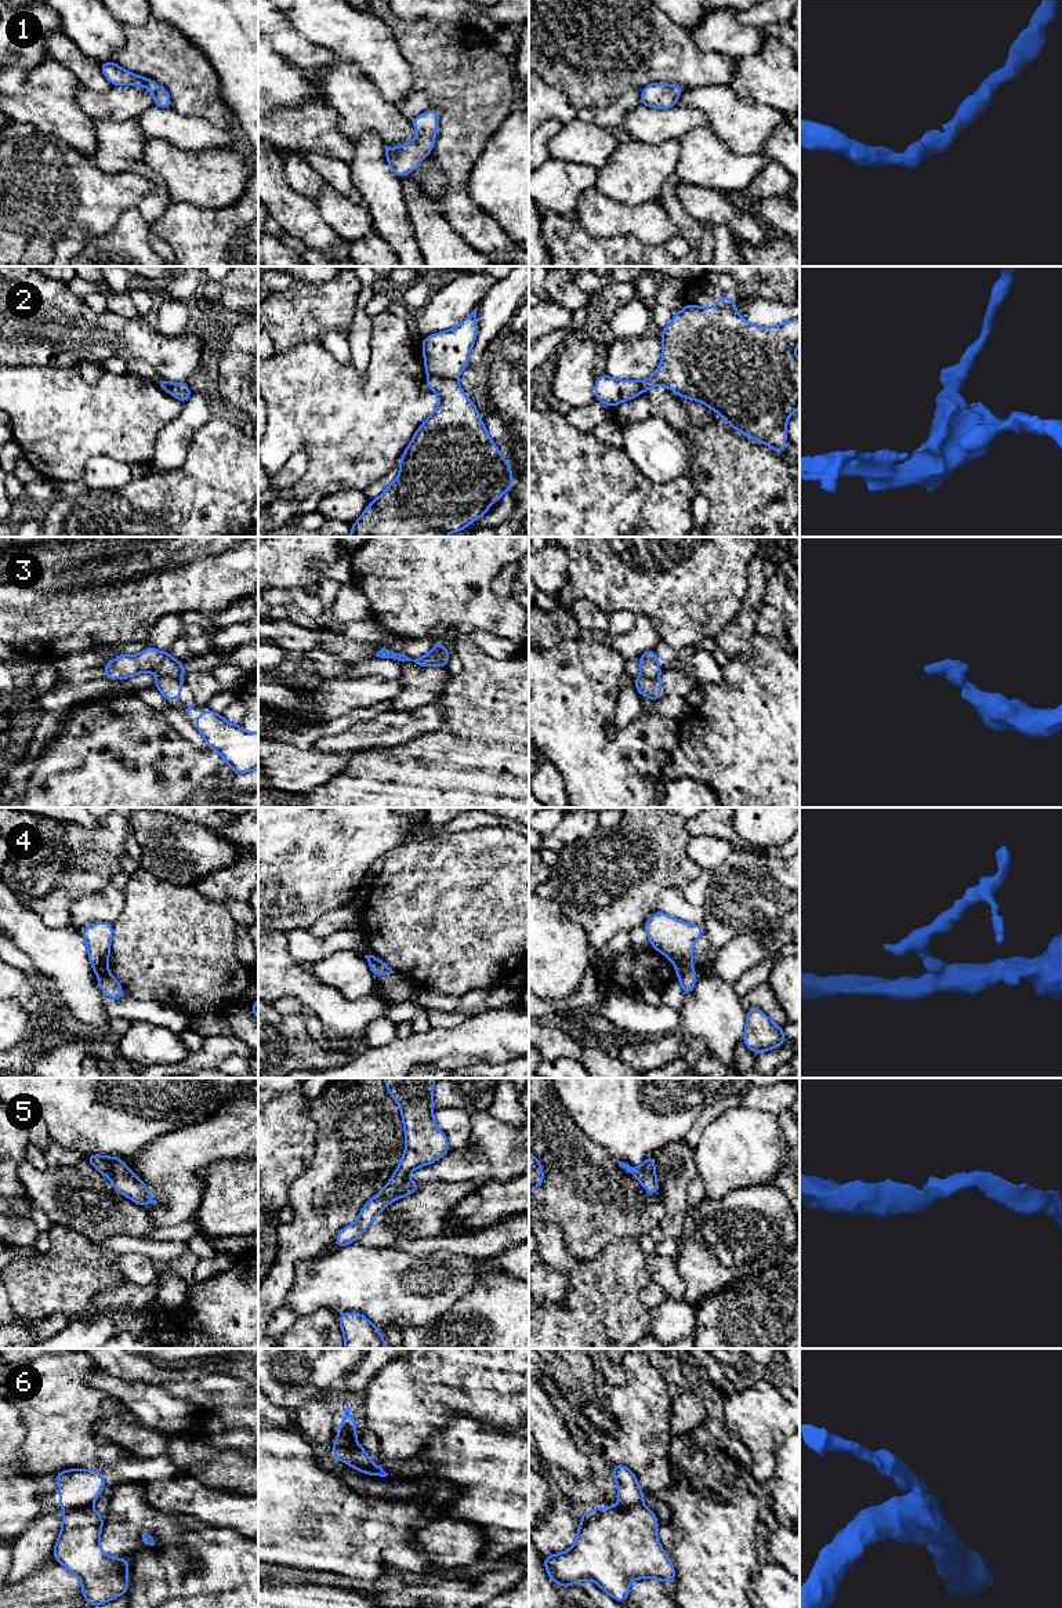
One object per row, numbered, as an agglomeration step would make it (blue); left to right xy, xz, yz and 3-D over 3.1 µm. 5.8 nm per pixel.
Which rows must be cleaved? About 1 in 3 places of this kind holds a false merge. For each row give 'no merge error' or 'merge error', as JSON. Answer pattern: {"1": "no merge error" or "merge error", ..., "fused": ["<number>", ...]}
{"1": "no merge error", "2": "merge error", "3": "merge error", "4": "merge error", "5": "no merge error", "6": "merge error", "fused": ["2", "3", "4", "6"]}

